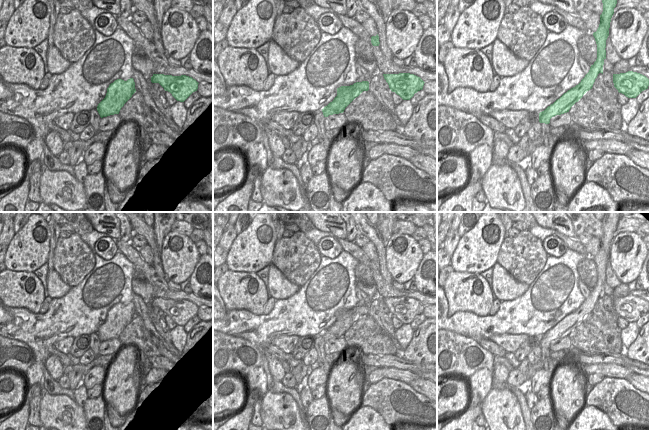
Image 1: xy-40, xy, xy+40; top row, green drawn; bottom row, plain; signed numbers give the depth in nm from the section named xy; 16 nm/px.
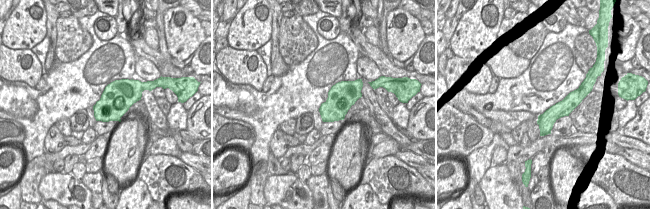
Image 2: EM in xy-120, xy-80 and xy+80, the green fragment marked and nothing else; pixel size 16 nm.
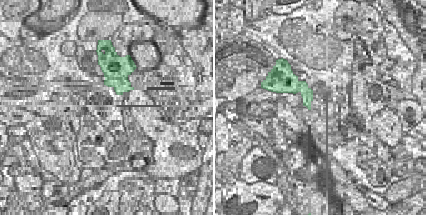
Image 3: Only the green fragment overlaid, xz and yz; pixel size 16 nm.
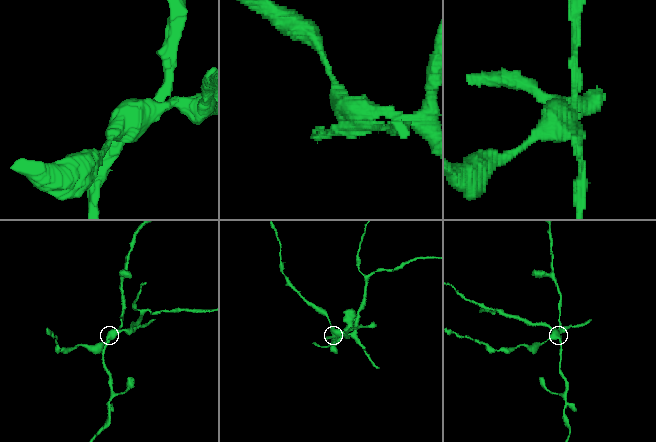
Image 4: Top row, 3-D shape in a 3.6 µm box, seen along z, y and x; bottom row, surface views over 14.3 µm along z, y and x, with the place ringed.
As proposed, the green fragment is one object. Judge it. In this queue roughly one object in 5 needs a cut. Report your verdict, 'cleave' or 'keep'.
cleave

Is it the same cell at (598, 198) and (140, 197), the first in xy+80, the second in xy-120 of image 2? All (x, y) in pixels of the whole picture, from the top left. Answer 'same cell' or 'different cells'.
same cell

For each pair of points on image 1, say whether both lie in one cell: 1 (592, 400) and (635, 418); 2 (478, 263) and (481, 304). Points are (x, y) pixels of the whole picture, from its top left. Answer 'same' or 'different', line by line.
1: same
2: different

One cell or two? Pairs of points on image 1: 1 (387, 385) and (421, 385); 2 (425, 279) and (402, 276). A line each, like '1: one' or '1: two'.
1: two
2: two

